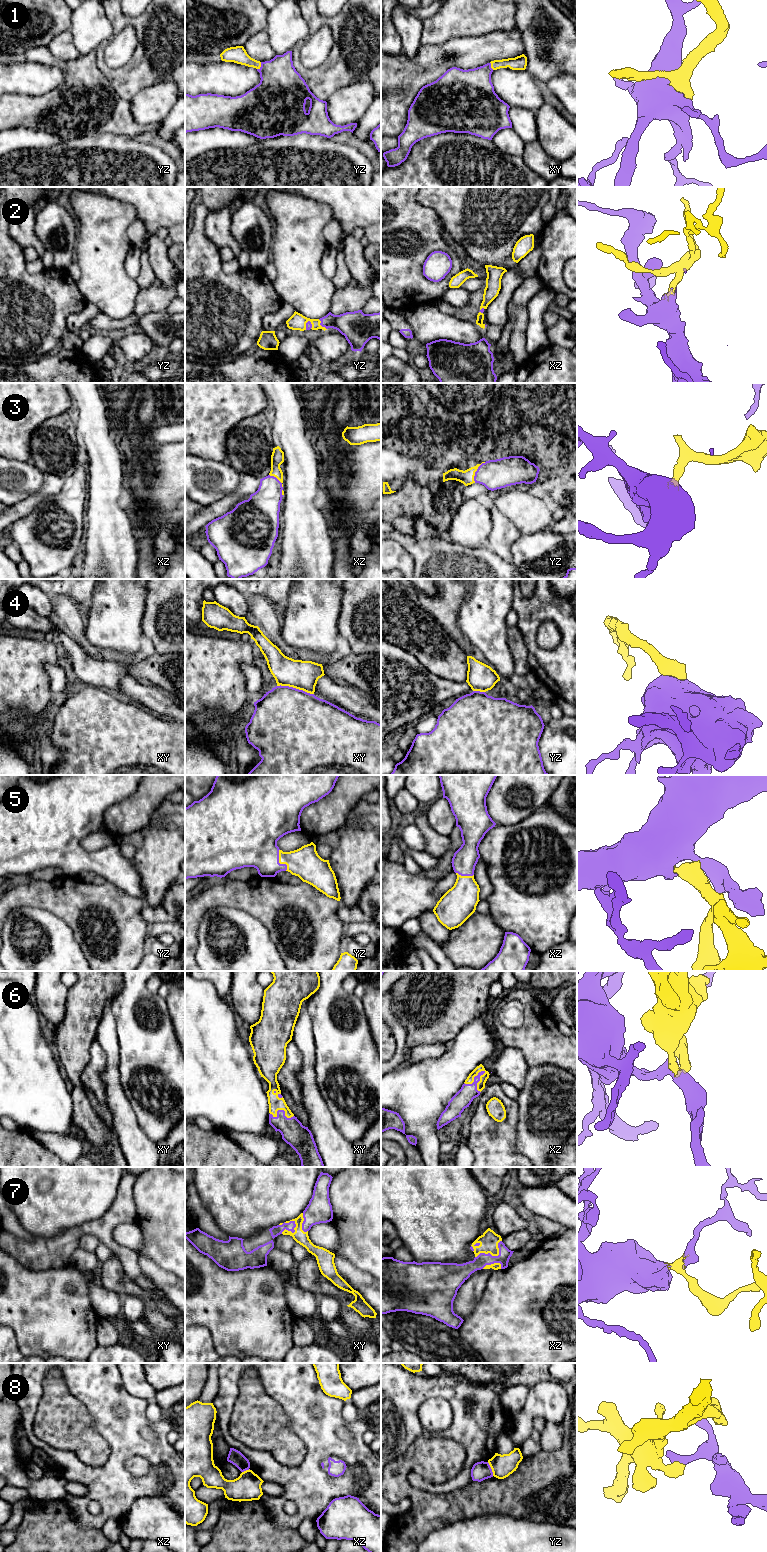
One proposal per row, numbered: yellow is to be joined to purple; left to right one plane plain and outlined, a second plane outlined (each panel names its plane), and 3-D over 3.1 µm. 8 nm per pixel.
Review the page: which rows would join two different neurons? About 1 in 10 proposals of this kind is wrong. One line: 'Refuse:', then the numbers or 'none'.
Refuse: 8

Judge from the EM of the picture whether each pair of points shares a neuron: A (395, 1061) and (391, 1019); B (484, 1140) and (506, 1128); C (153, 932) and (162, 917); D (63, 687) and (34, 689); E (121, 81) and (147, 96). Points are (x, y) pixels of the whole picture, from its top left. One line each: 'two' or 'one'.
A: one
B: one
C: two
D: two
E: two

